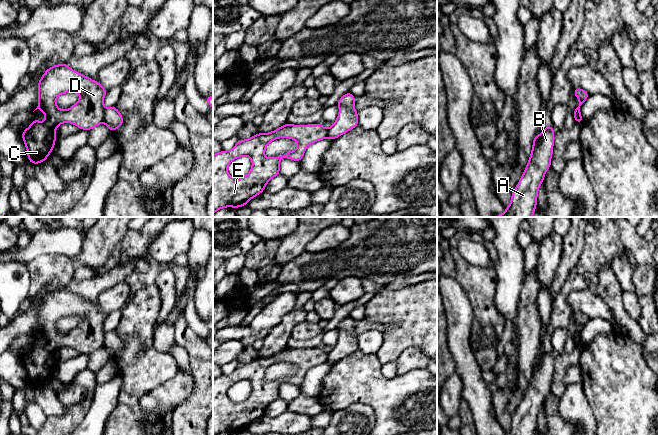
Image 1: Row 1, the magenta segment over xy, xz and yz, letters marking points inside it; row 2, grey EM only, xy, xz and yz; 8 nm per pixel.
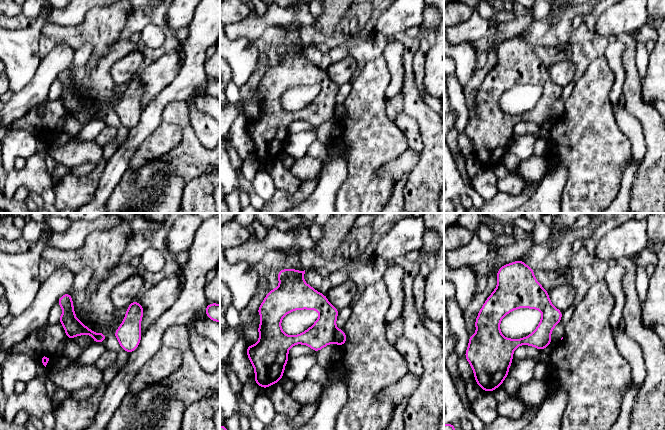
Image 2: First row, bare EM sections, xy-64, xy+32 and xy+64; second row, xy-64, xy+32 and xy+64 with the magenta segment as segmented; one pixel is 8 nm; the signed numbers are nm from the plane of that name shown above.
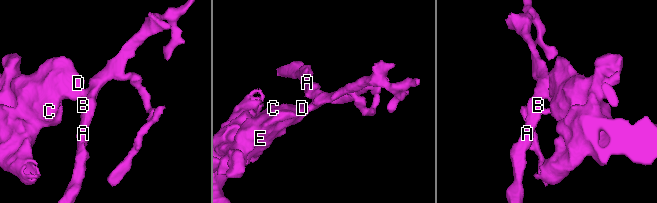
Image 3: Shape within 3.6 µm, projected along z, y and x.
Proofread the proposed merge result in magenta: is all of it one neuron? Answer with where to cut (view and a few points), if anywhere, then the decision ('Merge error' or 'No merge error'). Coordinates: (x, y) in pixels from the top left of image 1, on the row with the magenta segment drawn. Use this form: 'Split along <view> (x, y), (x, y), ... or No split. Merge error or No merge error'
Split along xy (105, 108), (103, 121). Merge error

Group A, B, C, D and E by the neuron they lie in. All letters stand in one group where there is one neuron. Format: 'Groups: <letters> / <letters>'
Groups: A B / C D E

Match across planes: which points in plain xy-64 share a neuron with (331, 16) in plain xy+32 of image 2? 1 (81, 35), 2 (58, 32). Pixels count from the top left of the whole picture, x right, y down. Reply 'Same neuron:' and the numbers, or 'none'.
Same neuron: 1, 2

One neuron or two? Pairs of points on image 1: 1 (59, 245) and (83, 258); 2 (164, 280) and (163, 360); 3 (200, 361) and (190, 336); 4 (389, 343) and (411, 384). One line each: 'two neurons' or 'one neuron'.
1: two neurons
2: two neurons
3: one neuron
4: two neurons

